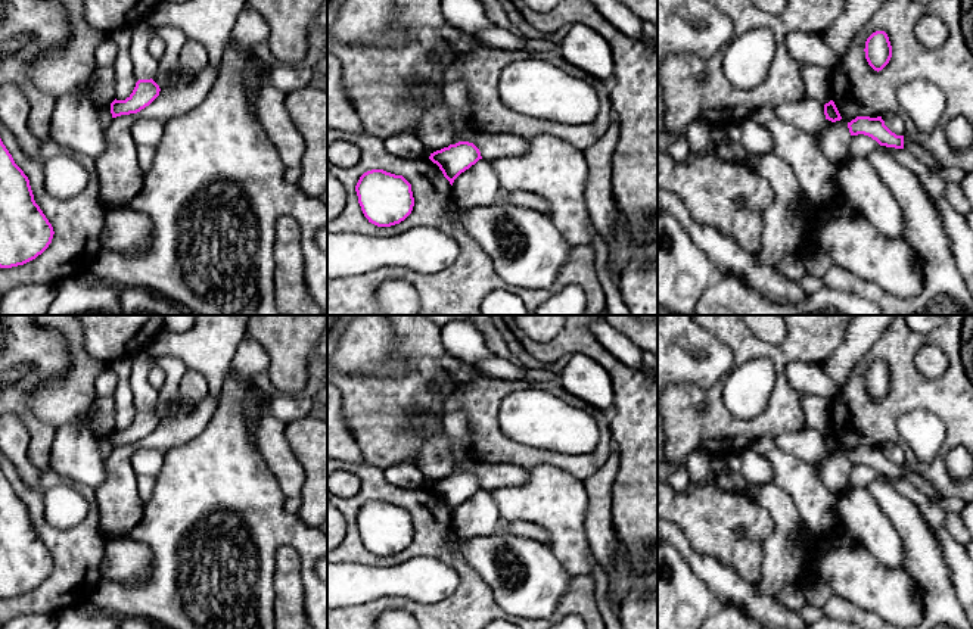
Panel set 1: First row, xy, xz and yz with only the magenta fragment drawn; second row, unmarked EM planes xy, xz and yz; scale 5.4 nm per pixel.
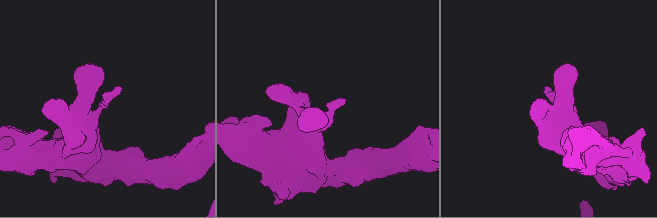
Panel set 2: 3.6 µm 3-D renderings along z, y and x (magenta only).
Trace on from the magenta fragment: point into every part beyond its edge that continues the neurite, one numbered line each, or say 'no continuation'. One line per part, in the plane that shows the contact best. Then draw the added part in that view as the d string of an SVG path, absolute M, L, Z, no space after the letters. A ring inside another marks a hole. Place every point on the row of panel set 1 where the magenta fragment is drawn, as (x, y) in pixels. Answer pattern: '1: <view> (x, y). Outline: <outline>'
no continuation

